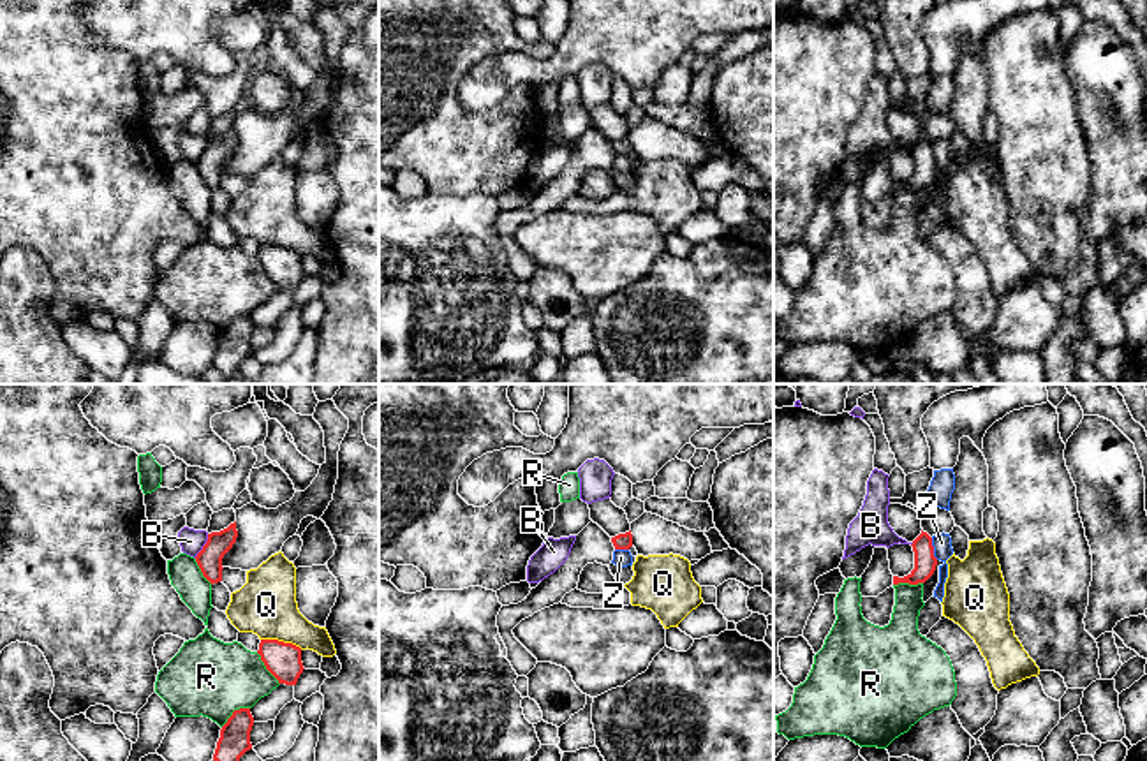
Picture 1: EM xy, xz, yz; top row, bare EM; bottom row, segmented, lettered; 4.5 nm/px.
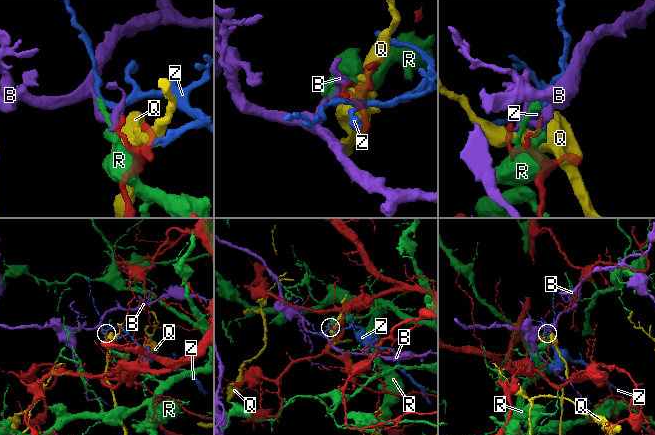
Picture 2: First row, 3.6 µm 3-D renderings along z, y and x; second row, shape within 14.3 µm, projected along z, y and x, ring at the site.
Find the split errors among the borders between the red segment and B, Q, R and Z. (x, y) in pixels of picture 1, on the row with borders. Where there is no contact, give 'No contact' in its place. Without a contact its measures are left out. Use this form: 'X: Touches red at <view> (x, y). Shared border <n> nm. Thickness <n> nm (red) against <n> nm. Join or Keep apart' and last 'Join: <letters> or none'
B: Touches red at xy (203, 546). Shared border 130 nm. Thickness 110 nm (red) against 110 nm. Keep apart
Q: Touches red at xy (282, 642). Shared border 200 nm. Thickness 160 nm (red) against 280 nm. Keep apart
R: Touches red at xy (266, 668). Shared border 190 nm. Thickness 160 nm (red) against 340 nm. Keep apart
Z: Touches red at yz (932, 548). Shared border 110 nm. Thickness 100 nm (red) against 90 nm. Keep apart
Join: none

